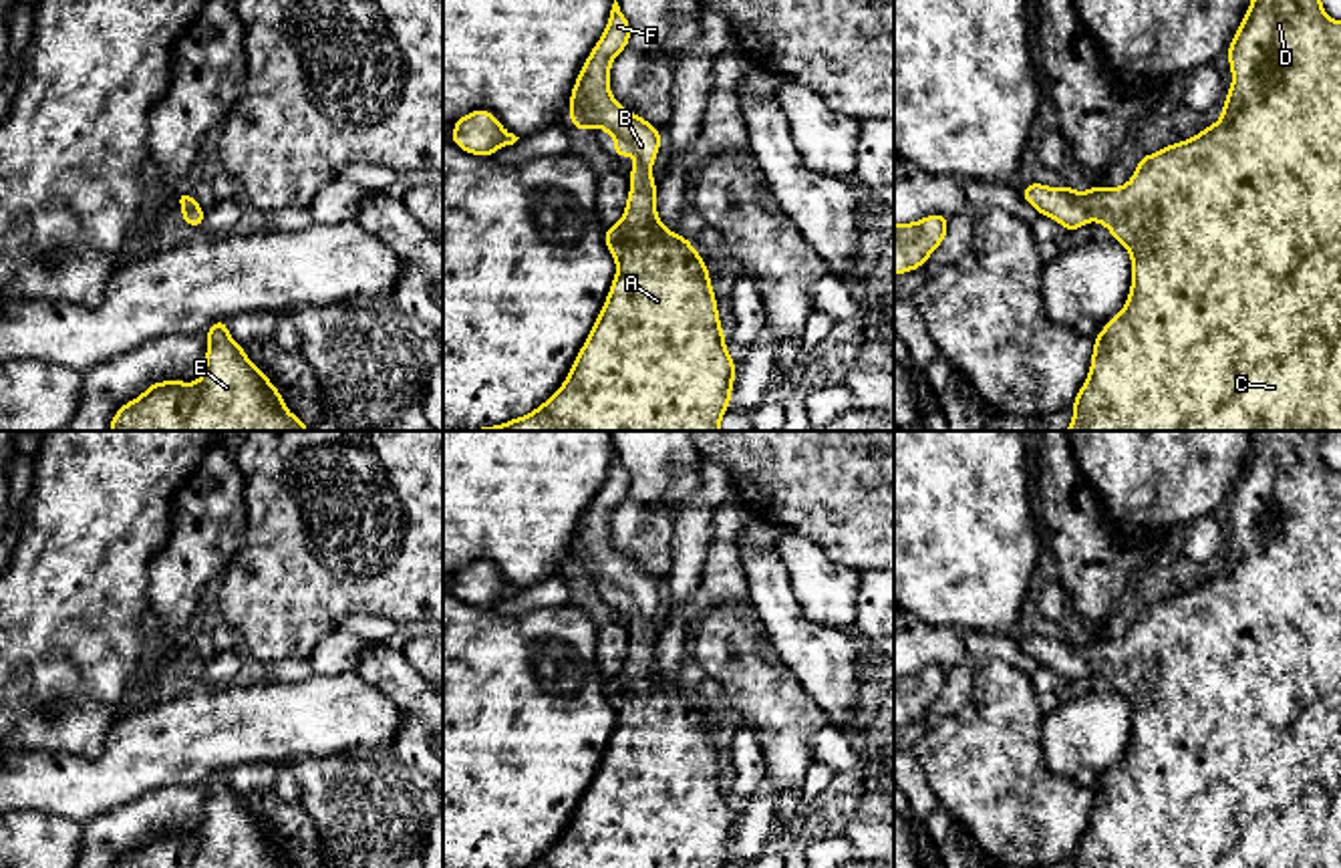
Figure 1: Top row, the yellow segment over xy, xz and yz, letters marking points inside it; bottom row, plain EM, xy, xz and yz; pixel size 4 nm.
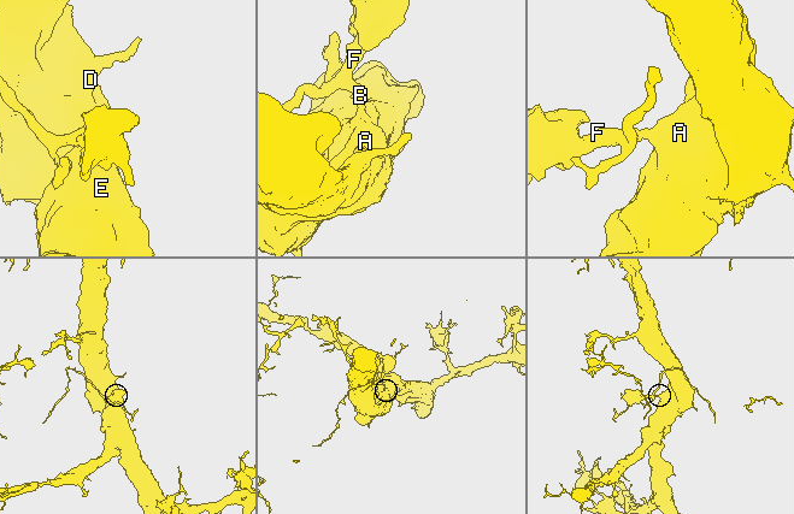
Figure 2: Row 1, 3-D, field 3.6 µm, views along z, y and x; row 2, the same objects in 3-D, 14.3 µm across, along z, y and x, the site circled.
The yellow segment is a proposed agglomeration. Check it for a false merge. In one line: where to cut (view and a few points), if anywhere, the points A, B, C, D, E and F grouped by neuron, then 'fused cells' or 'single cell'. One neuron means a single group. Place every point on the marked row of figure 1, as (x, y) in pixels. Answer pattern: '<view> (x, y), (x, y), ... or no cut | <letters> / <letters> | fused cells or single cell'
no cut | A B C D E F | single cell

